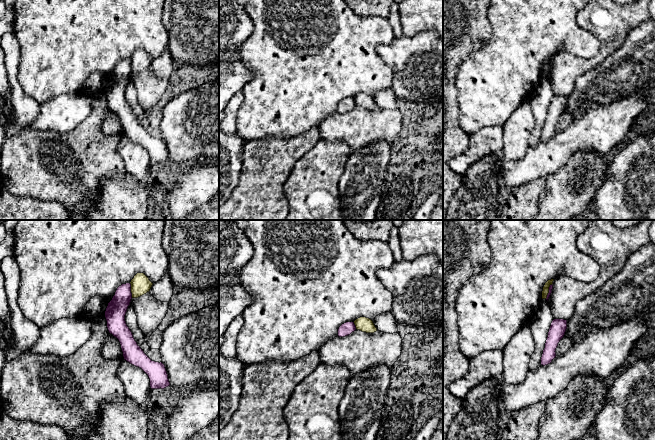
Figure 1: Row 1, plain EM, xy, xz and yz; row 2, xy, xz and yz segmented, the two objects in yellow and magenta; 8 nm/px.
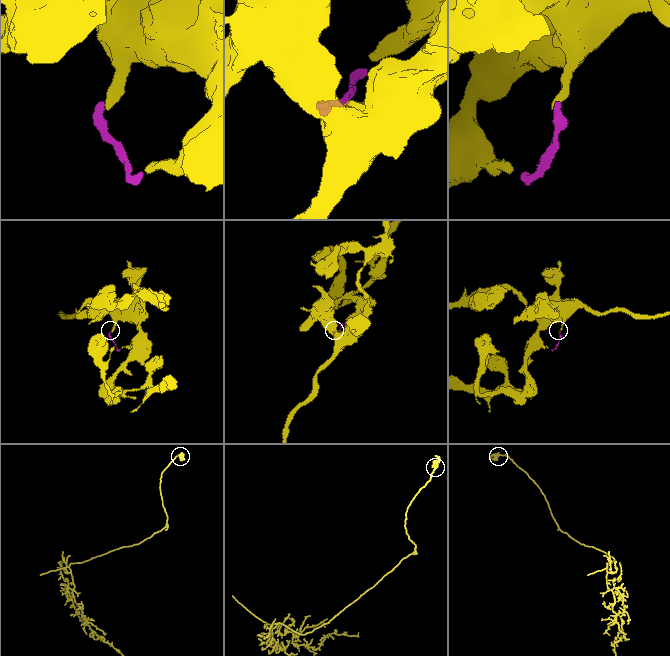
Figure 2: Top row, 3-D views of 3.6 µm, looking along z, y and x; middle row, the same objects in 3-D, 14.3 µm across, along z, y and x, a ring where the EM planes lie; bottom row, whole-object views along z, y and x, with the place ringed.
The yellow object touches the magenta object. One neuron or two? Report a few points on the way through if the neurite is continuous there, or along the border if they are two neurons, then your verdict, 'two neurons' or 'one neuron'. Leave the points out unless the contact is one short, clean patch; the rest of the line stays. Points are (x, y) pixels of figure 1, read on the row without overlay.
border along xy (129, 59), (132, 73); two neurons

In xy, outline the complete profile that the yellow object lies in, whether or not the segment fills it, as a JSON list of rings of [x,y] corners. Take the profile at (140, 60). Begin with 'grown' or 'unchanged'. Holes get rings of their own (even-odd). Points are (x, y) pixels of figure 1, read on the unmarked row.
unchanged; [[[137,49],[130,58],[132,74],[138,74],[150,67],[153,59],[144,49]]]

